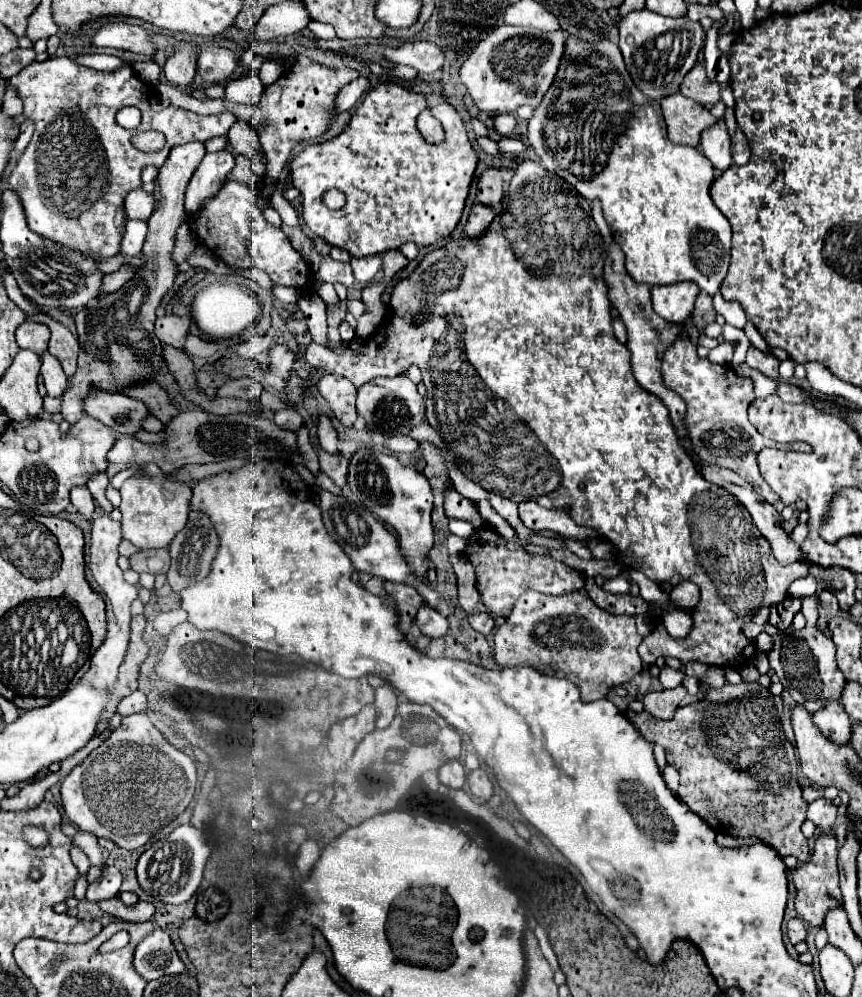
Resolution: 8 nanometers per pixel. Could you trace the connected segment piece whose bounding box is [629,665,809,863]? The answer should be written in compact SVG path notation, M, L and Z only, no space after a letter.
M755 665L745 667L741 671L745 677L745 685L729 685L725 683L721 689L713 689L697 707L687 705L677 709L675 717L669 721L661 721L651 717L649 713L629 713L633 725L639 733L661 747L673 757L673 765L681 775L681 785L677 797L703 821L713 827L717 833L727 833L735 837L757 837L759 841L773 847L781 857L793 855L801 863L809 859L807 839L801 833L801 825L807 819L807 801L801 797L801 787L797 783L797 759L795 747L785 737L779 711L773 703L773 695L769 689L757 685L759 671Z

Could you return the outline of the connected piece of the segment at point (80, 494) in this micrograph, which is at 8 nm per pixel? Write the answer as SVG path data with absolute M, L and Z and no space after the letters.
M77 485L71 489L71 503L77 507L77 511L81 511L87 519L93 515L95 511L95 503L93 497L89 493L89 489L85 485Z

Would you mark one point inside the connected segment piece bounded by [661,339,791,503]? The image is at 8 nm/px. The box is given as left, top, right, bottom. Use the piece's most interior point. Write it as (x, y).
(717, 398)

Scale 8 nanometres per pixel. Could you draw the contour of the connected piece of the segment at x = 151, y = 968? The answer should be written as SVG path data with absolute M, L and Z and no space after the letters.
M153 929L135 949L135 969L147 981L159 979L163 975L183 973L185 965L179 959L167 931Z

